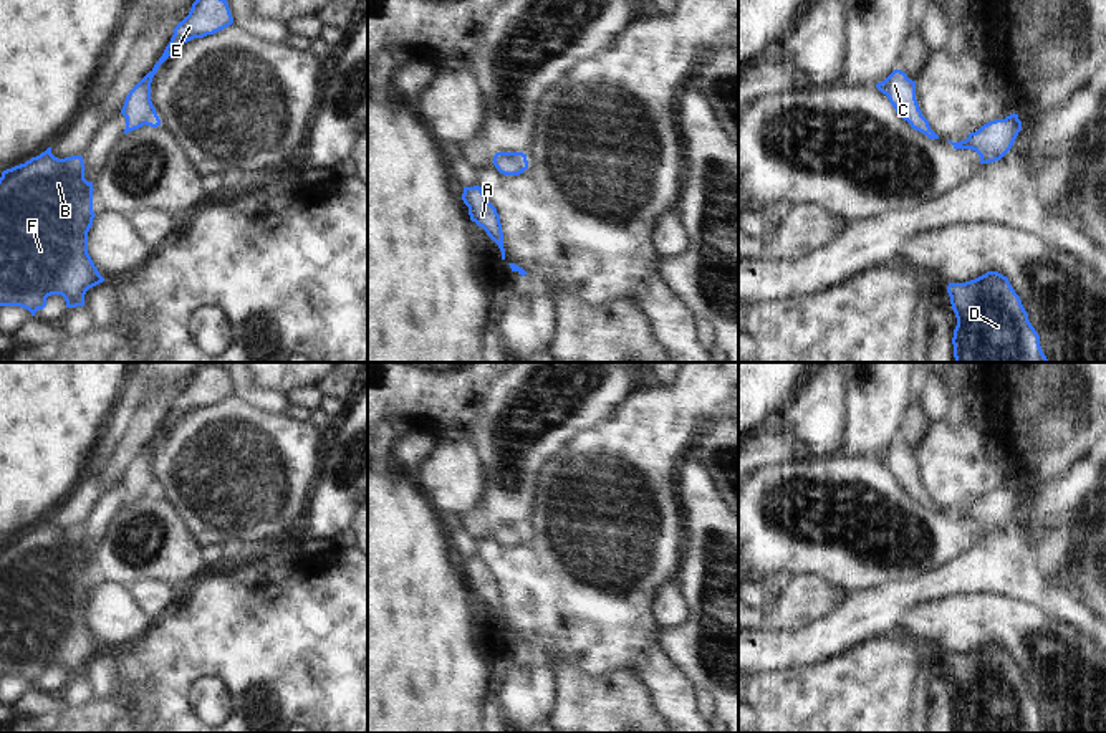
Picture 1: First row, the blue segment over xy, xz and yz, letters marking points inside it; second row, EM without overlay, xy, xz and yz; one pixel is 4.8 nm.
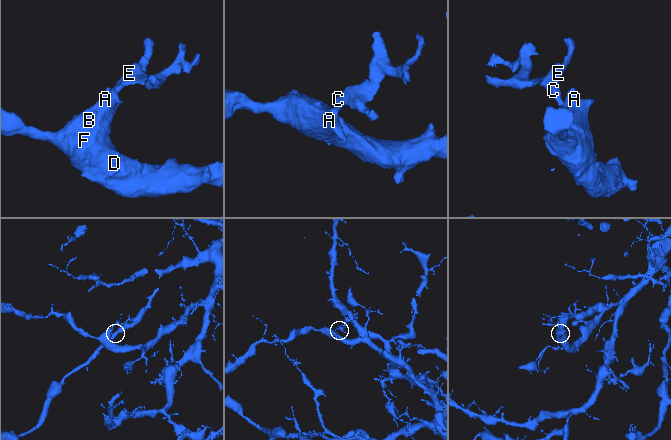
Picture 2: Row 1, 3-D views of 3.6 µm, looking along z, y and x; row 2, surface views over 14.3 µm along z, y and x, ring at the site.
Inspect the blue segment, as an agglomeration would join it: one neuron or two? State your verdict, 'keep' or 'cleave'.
keep

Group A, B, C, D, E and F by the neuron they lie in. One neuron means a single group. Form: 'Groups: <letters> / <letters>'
Groups: A B C D E F

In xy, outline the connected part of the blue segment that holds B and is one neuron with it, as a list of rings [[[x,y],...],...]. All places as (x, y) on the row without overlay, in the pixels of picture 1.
[[[51,518],[0,548],[0,677],[20,677],[35,687],[46,668],[61,665],[66,678],[84,677],[89,659],[104,652],[88,624],[88,602],[93,596],[93,553],[84,549],[81,526],[58,529]]]

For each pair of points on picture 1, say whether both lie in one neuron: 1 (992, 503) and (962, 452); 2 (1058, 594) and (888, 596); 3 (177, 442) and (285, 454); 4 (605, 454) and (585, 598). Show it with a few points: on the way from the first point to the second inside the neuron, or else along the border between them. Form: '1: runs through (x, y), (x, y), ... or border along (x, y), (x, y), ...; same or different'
1: border along (1014, 482), (984, 493), (964, 510), (951, 512); different
2: runs through (1015, 579), (952, 579), (931, 586); same
3: runs through (204, 454), (259, 454); same
4: runs through (605, 490), (605, 533), (595, 561); same

